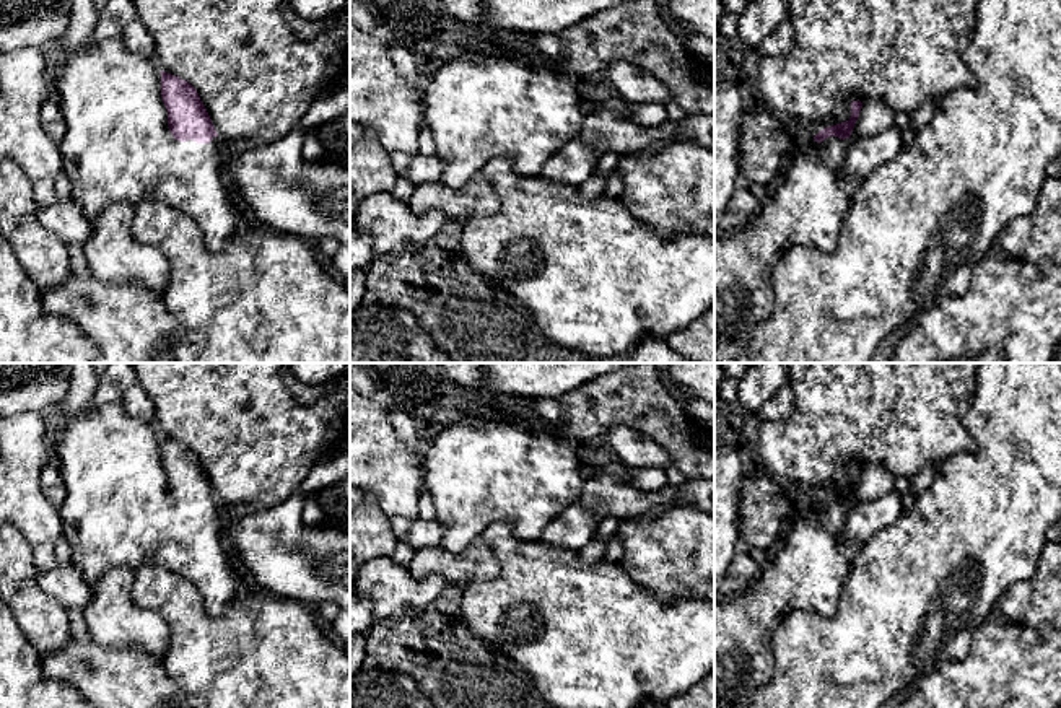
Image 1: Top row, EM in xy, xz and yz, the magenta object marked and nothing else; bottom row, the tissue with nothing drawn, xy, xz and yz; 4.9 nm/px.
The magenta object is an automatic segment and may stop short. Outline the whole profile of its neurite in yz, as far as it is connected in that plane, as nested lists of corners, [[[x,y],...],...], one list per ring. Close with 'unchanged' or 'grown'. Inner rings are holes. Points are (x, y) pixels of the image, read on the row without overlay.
[[[853,465],[846,487],[820,495],[809,509],[791,518],[783,539],[770,552],[770,562],[747,591],[714,602],[714,708],[750,708],[758,688],[771,680],[770,641],[786,614],[799,609],[828,617],[836,610],[854,555],[841,531],[861,472],[861,465]]]; grown

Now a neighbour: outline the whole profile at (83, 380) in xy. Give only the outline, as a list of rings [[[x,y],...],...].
[[[72,363],[70,387],[62,402],[54,407],[59,420],[73,420],[93,405],[98,387],[93,363]]]

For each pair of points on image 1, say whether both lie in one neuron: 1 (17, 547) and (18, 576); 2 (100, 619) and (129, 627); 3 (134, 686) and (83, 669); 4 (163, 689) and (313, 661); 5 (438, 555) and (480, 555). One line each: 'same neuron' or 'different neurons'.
1: same neuron
2: same neuron
3: same neuron
4: different neurons
5: same neuron

